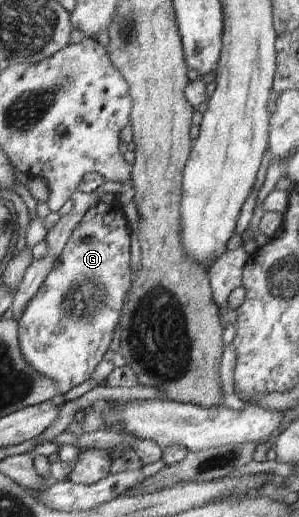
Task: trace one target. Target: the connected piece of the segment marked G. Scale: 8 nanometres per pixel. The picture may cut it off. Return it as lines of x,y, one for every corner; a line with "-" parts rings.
116,200
109,202
108,204
100,203
98,206
93,206
93,208
89,208
87,213
81,218
81,222
75,226
69,241
66,243
66,246
63,248
61,255
55,260
55,264
53,264
53,268
51,268
51,272
45,278
45,282
41,284
41,288
39,288
39,292
35,294
34,298
29,300
28,306
25,306
25,312
21,315
21,318
17,319
18,322
18,342
19,348
21,350
21,354
31,368
39,376
43,376
43,378
49,378
55,386
57,386
57,392
59,394
65,395
73,388
83,384
90,378
92,378
93,372
99,365
99,363
104,360
103,356
110,349
111,341
113,340
114,330
117,324
120,322
120,318
122,316
122,309
125,305
125,298
129,293
130,287
132,286
132,270
130,266
130,243
131,243
131,234
132,230
130,228
130,223
126,218
126,214
124,213
123,206
119,204

